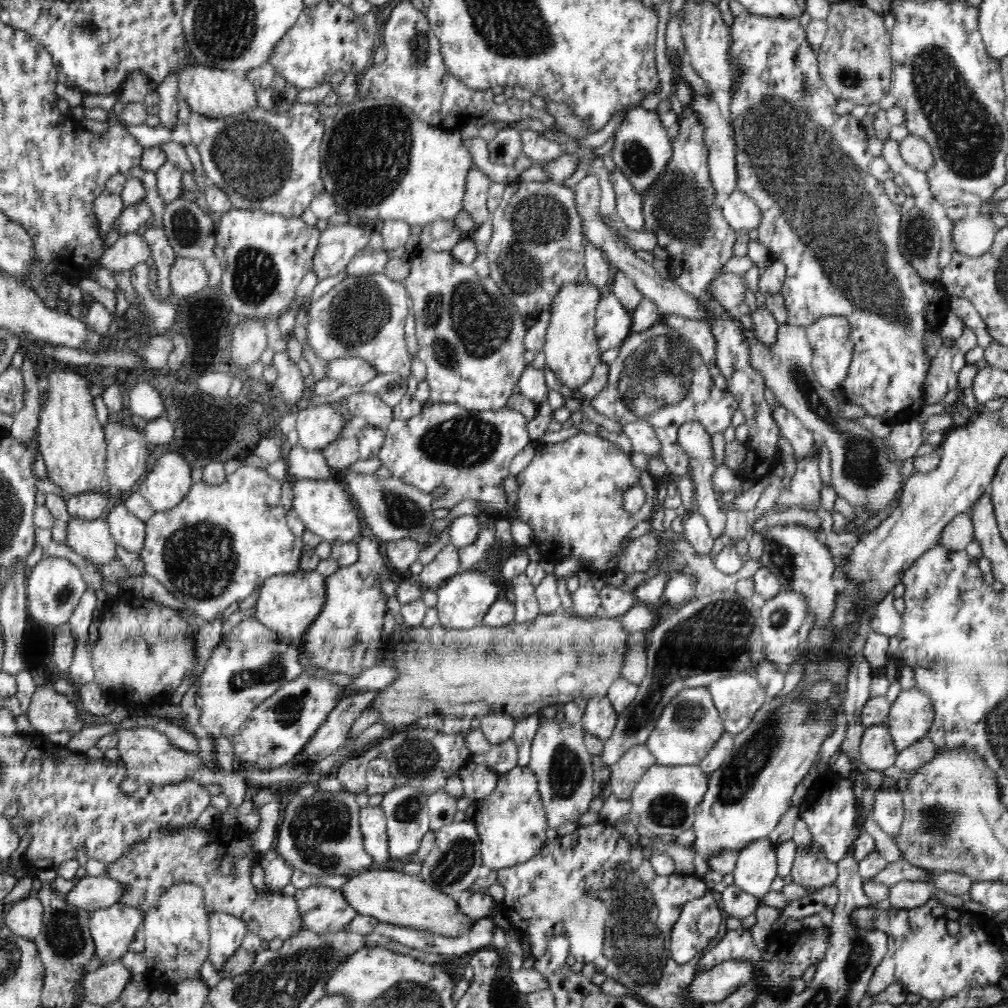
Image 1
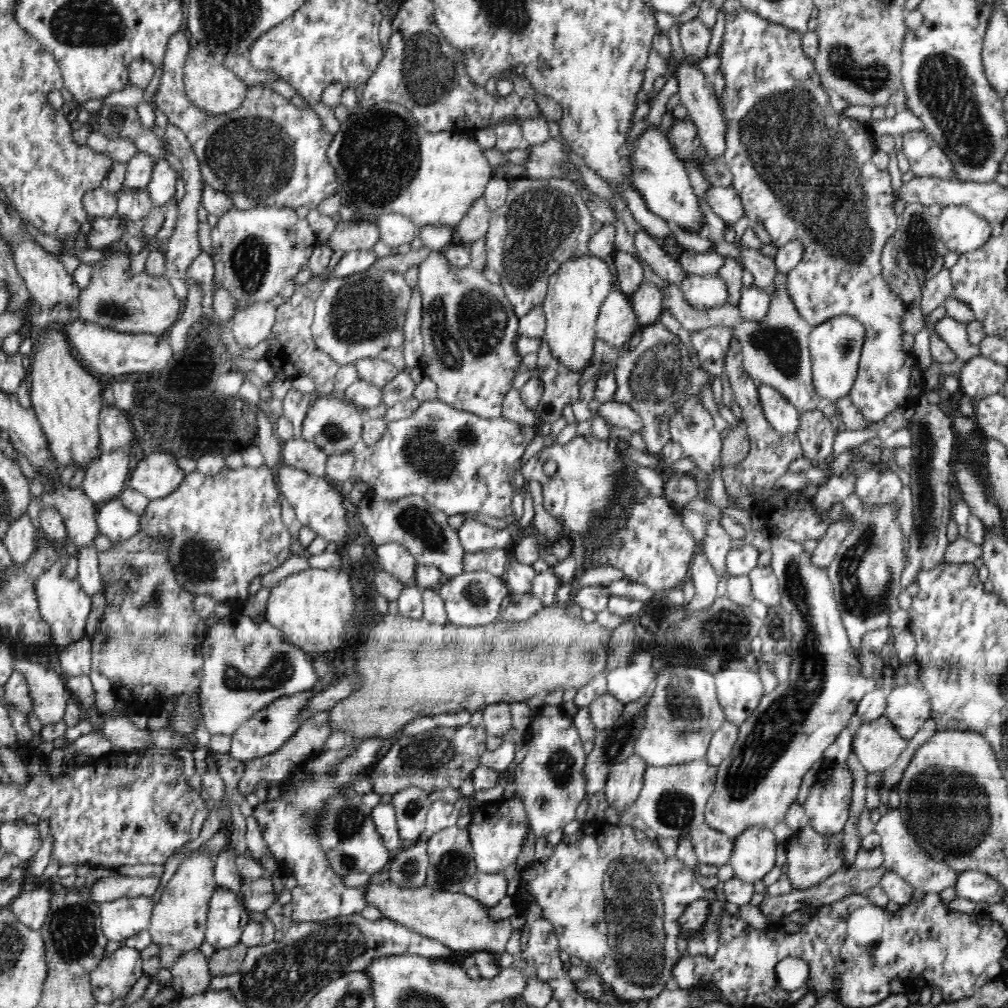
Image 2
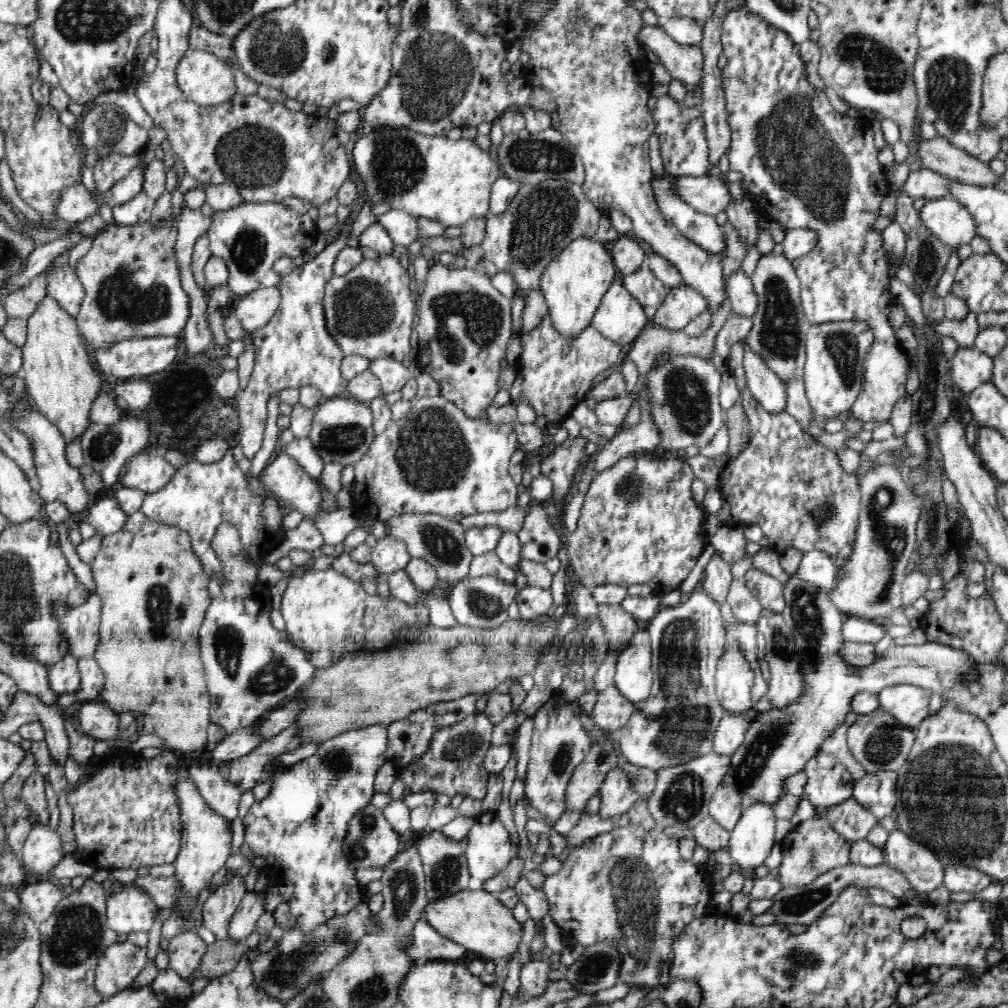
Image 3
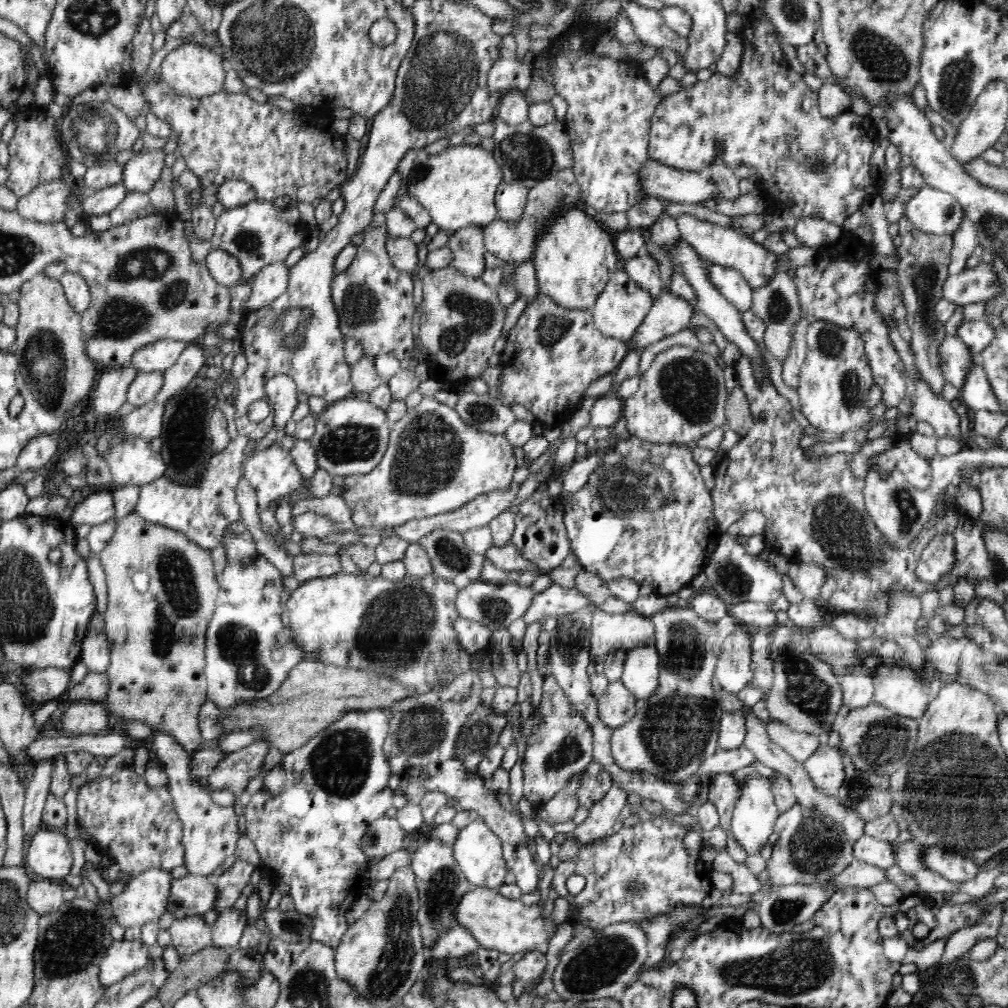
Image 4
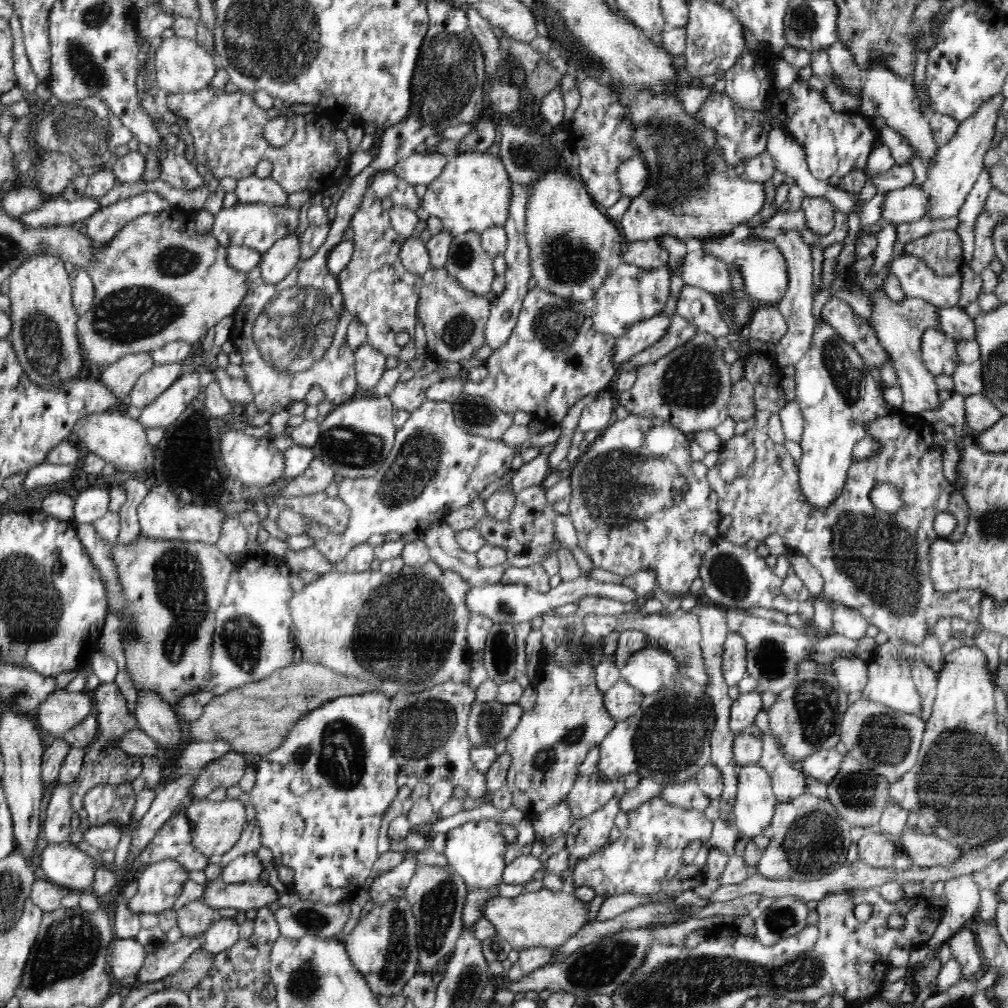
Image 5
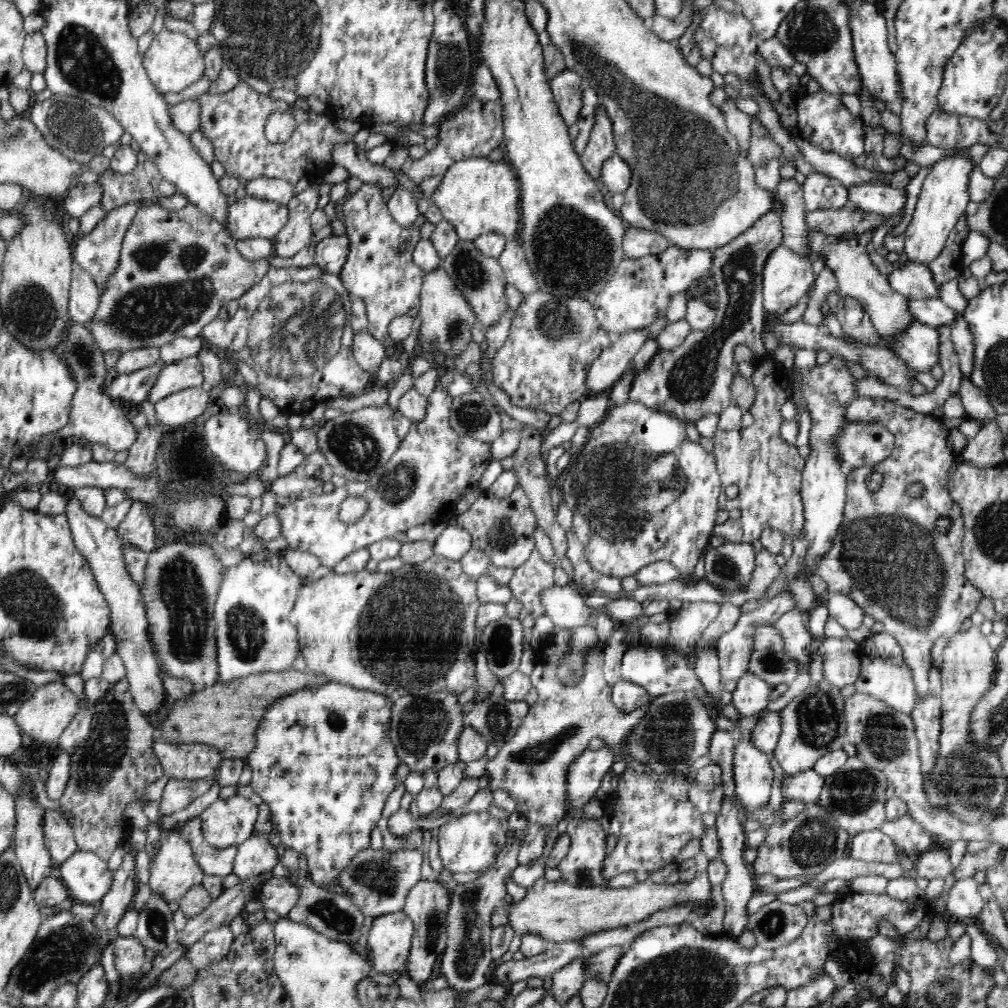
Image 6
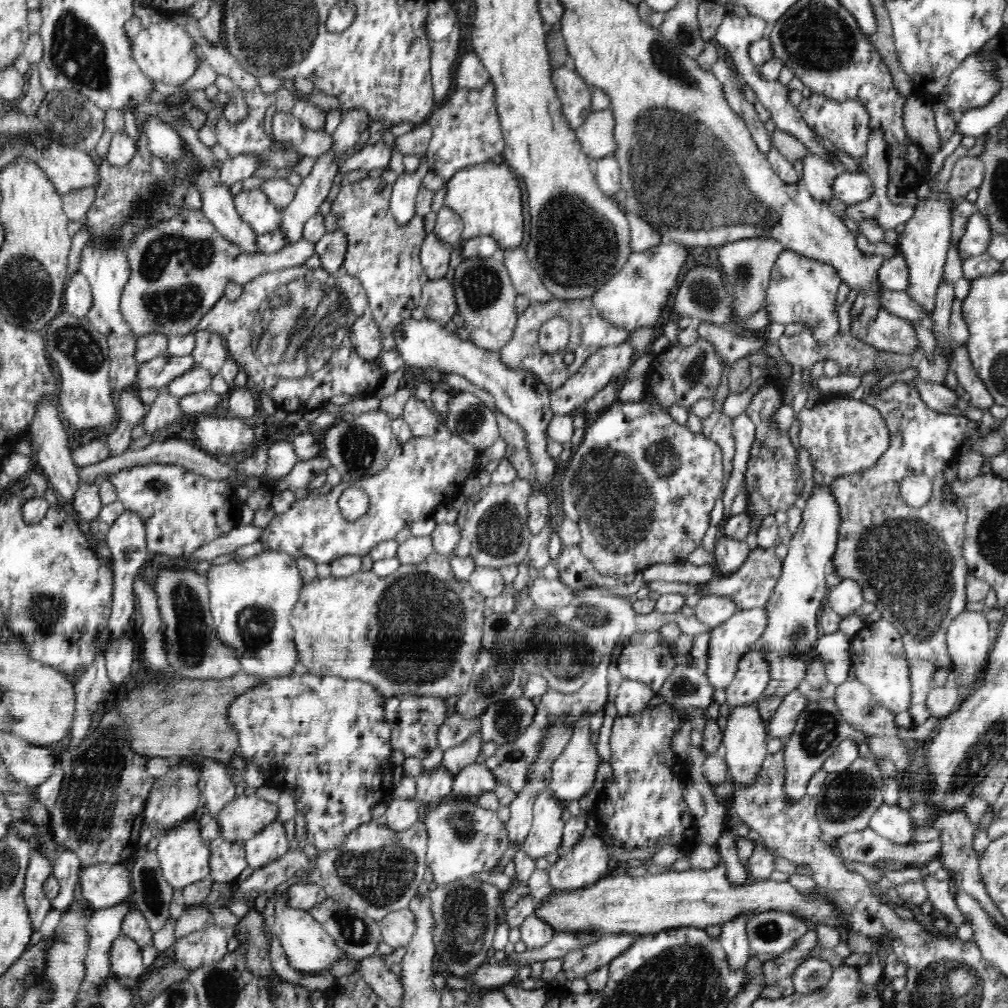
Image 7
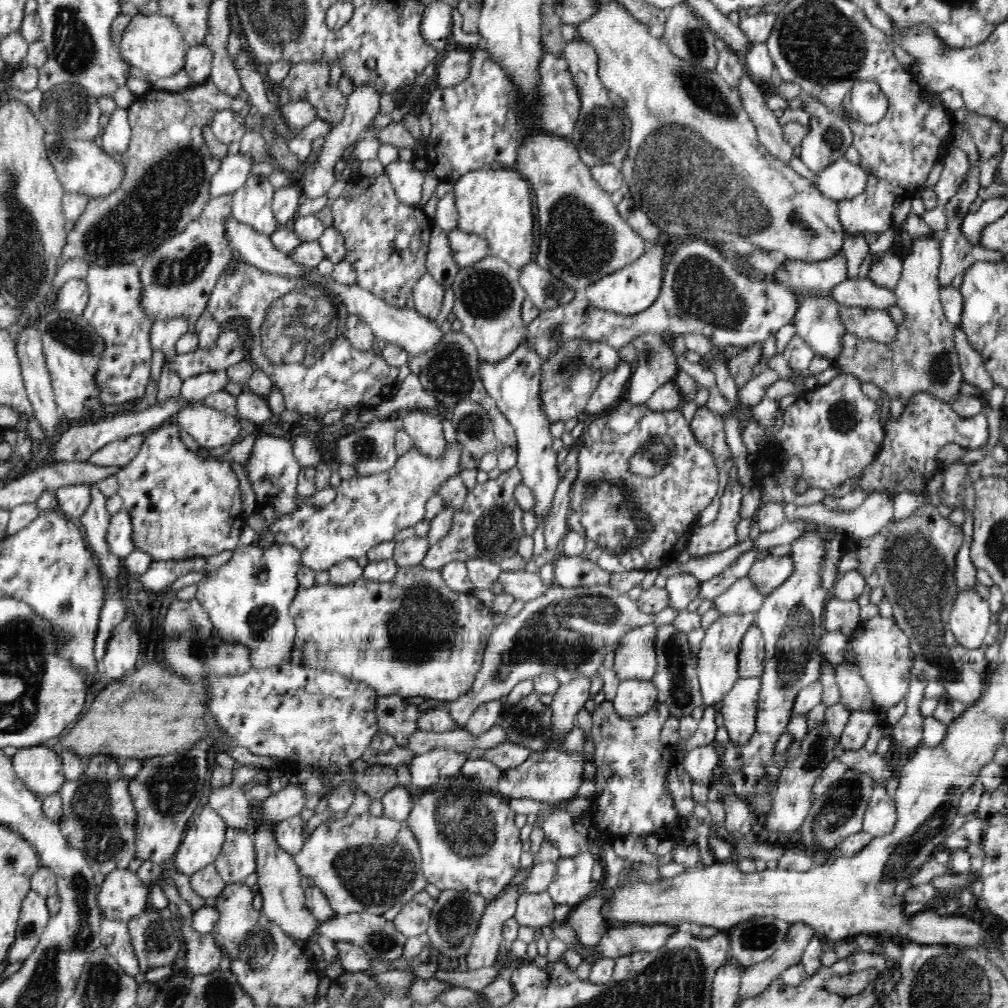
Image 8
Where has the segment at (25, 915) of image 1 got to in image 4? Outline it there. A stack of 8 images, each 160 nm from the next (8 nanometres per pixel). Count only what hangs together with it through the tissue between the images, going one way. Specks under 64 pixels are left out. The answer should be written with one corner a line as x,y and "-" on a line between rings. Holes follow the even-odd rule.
48,879
32,881
27,892
28,904
39,916
57,911
65,901
62,898
64,888
62,883

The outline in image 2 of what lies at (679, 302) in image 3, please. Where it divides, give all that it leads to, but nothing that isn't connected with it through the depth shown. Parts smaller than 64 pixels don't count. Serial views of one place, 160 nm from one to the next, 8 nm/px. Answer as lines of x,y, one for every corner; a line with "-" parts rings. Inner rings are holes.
686,273
684,280
678,285
684,295
684,301
691,308
710,310
727,305
726,285
718,274
700,276

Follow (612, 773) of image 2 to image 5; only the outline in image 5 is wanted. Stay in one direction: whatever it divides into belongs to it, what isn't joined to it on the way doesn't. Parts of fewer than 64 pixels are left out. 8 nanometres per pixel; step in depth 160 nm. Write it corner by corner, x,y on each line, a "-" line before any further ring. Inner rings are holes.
614,796
602,808
598,808
589,816
577,819
569,826
564,835
566,836
565,849
570,858
582,860
596,852
600,852
604,845
609,844
610,831
615,826
614,820
621,812
620,800

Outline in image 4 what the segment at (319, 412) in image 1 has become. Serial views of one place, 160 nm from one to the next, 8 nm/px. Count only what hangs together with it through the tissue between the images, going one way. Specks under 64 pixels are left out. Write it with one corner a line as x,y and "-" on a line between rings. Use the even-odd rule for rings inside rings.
358,395
329,403
316,417
315,433
310,440
317,464
333,476
370,472
386,453
391,425
385,411
374,406
367,397

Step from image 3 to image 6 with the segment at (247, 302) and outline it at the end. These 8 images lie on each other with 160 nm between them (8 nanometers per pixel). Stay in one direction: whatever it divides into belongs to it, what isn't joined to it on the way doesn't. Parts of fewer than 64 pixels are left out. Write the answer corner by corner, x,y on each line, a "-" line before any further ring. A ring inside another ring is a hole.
323,178
310,181
307,189
289,200
288,222
274,238
273,255
278,258
292,258
310,243
313,235
310,218
318,208
318,186
321,183
324,183

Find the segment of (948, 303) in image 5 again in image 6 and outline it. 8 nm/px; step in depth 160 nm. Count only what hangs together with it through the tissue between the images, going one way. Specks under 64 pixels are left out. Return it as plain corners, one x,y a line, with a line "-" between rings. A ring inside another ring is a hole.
906,260
887,278
890,286
909,300
938,296
939,284
934,280
931,267
918,261

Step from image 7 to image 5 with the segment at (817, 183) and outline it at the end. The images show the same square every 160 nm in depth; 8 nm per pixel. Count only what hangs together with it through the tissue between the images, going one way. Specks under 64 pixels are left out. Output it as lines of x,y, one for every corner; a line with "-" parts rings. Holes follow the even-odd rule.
805,196
802,208
805,216
807,228
820,234
820,236
828,236
834,228
834,212
835,205
825,198
816,198

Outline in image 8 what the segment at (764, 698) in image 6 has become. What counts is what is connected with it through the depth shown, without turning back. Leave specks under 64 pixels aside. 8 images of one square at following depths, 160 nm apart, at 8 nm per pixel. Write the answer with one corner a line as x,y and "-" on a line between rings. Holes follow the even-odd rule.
754,624
742,638
738,659
739,678
758,678
764,672
765,640
762,631

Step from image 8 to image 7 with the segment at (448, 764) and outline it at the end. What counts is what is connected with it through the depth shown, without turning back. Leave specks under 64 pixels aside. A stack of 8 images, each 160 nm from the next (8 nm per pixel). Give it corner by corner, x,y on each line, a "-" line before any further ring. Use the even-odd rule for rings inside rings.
443,764
433,771
423,769
422,774
416,779
416,801
418,804
436,806
451,797
453,784
452,775

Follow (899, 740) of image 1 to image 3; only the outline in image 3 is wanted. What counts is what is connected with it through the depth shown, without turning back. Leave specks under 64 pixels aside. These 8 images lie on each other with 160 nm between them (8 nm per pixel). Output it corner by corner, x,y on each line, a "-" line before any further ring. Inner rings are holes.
894,684
894,686
888,686
878,692
877,698
881,709
892,715
900,725
904,725
910,729
916,729
918,724
930,715
929,702
931,693
931,691
912,684

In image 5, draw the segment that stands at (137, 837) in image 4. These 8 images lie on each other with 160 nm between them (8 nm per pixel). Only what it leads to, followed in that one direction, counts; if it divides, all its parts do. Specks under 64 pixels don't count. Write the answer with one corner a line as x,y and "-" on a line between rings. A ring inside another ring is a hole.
98,784
84,796
84,808
91,827
113,825
123,831
132,822
136,794
131,784
-
185,814
172,816
166,824
156,832
152,842
138,854
134,860
134,869
142,869
145,865
172,859
182,869
204,871
211,863
198,849
192,845
192,828

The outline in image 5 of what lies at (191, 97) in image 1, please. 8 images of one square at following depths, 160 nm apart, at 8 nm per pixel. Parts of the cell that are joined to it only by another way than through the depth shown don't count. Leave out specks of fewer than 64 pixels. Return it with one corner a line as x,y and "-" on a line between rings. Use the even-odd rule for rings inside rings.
173,35
162,40
155,52
155,70
158,93
153,93
156,111
161,116
169,111
167,104
169,95
180,95
181,92
201,91
210,87
216,74
214,56
209,54
194,39

